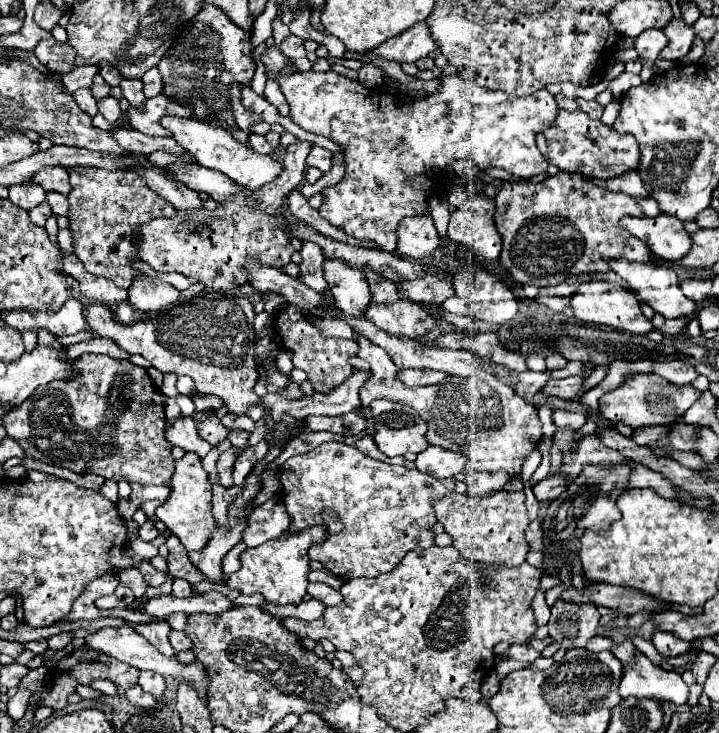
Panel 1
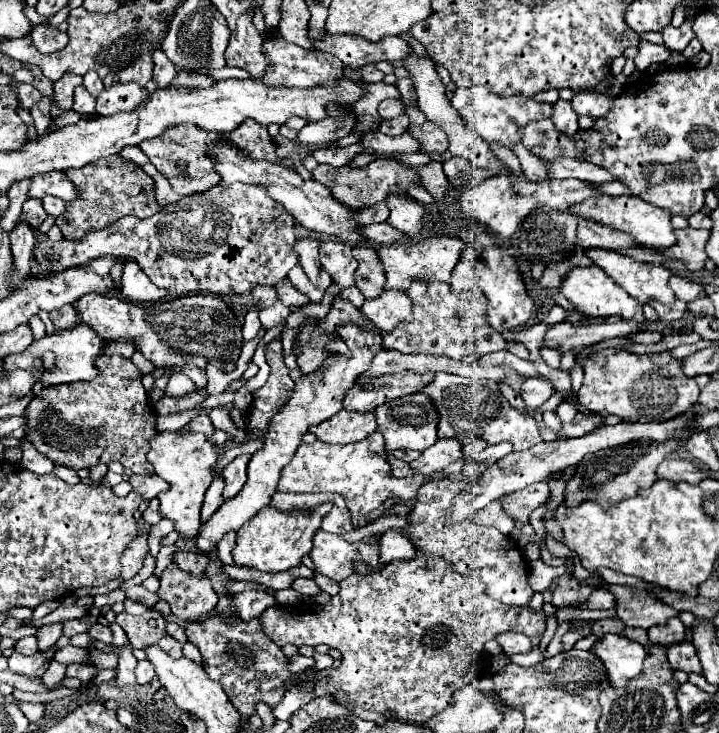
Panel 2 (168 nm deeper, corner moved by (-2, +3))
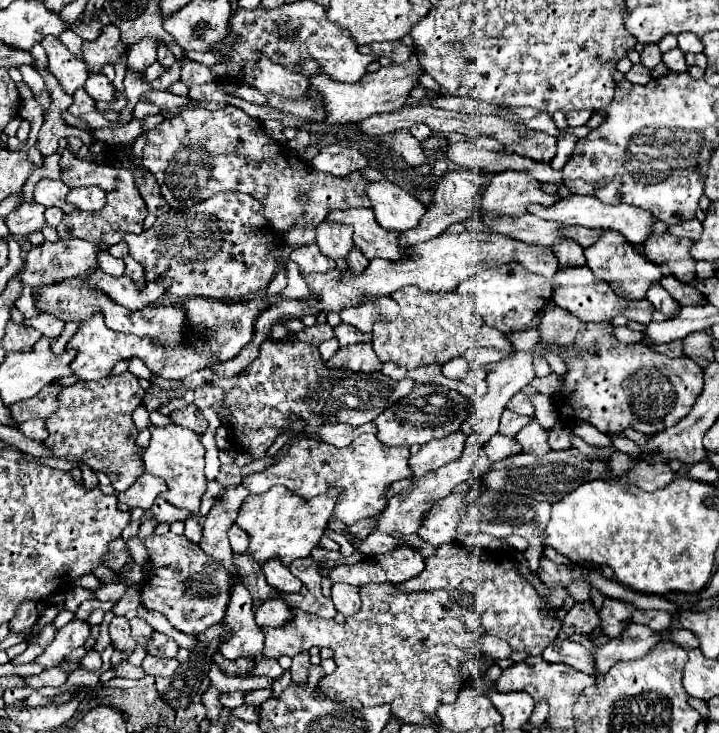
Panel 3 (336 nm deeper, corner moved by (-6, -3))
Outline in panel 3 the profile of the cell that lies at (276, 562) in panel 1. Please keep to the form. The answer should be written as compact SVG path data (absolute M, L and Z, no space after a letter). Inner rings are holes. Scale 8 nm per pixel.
M271 486L265 494L247 496L239 510L237 524L251 536L249 554L255 558L255 562L279 558L285 566L297 558L309 556L313 546L319 544L327 522L331 520L333 508L339 502L339 494L341 488L331 486L325 494L305 500L283 486Z

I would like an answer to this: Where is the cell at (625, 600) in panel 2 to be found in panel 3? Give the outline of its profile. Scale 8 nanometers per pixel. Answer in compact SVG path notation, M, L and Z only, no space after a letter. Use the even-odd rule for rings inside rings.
M605 600L605 604L601 606L599 610L599 630L603 636L609 636L609 638L617 638L621 632L623 632L623 620L631 618L635 606L633 604L625 604L625 602L619 602L619 600Z

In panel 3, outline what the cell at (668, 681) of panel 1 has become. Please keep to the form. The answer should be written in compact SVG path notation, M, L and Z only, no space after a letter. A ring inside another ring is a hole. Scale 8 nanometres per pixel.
M571 634L567 638L557 638L553 640L545 652L543 660L547 662L563 662L567 666L573 666L575 670L581 670L585 674L597 676L595 664L593 664L593 652L591 652L591 642L585 640L579 634Z

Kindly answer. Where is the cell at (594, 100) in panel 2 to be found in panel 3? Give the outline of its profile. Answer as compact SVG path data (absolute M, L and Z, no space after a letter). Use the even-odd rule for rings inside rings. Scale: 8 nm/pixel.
M575 110L575 112L567 112L565 116L567 116L567 124L569 126L583 126L591 118L591 112L587 112L587 110Z

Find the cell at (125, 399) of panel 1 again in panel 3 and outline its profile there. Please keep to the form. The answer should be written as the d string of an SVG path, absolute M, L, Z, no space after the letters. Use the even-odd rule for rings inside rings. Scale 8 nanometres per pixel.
M131 372L93 382L91 389L81 381L65 387L59 394L57 412L47 418L49 438L45 444L53 450L55 458L87 464L89 468L107 474L117 492L127 490L145 470L143 460L137 456L137 428L131 420L131 412L141 404L143 394L145 390Z

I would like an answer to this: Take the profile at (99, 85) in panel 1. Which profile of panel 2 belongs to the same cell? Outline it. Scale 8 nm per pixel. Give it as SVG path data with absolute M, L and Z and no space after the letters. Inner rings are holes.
M87 72L83 78L85 78L85 80L83 80L83 86L85 86L93 96L97 96L97 94L103 90L103 82L101 82L101 78L99 78L95 72Z

